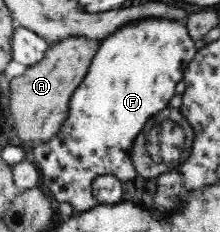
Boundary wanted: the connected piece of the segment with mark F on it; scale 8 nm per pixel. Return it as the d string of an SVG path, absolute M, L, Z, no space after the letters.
M165 17L125 23L125 27L119 27L119 31L113 31L113 35L107 35L101 41L87 75L69 101L69 113L61 129L49 141L35 145L30 152L30 158L43 173L41 186L52 199L59 203L67 201L77 213L82 213L98 205L92 188L96 177L112 175L125 182L137 176L131 164L133 140L154 113L168 107L167 103L176 94L175 85L183 79L184 71L196 53L186 20L175 21Z

